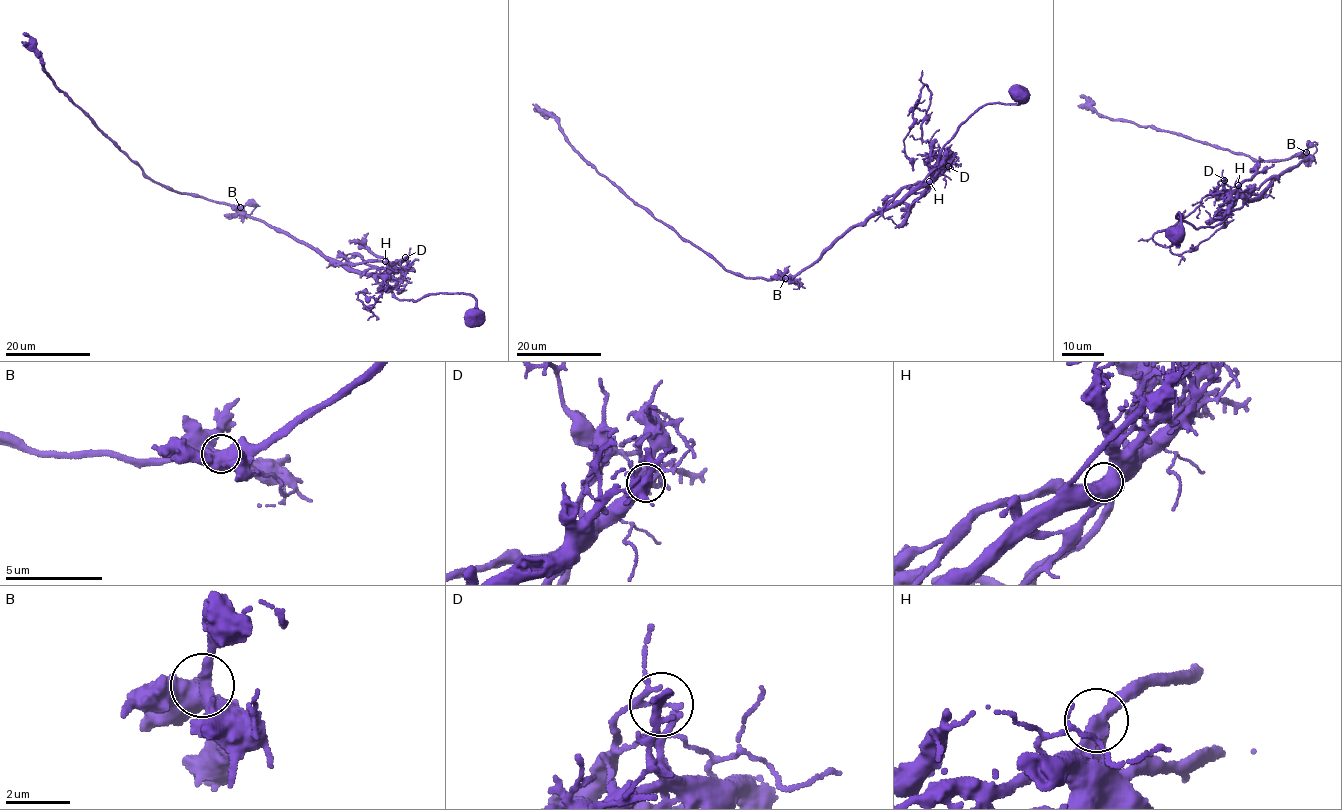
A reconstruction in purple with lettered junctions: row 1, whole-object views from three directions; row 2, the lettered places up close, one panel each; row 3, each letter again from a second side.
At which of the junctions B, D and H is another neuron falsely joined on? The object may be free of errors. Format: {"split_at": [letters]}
{"split_at": ["D"]}

